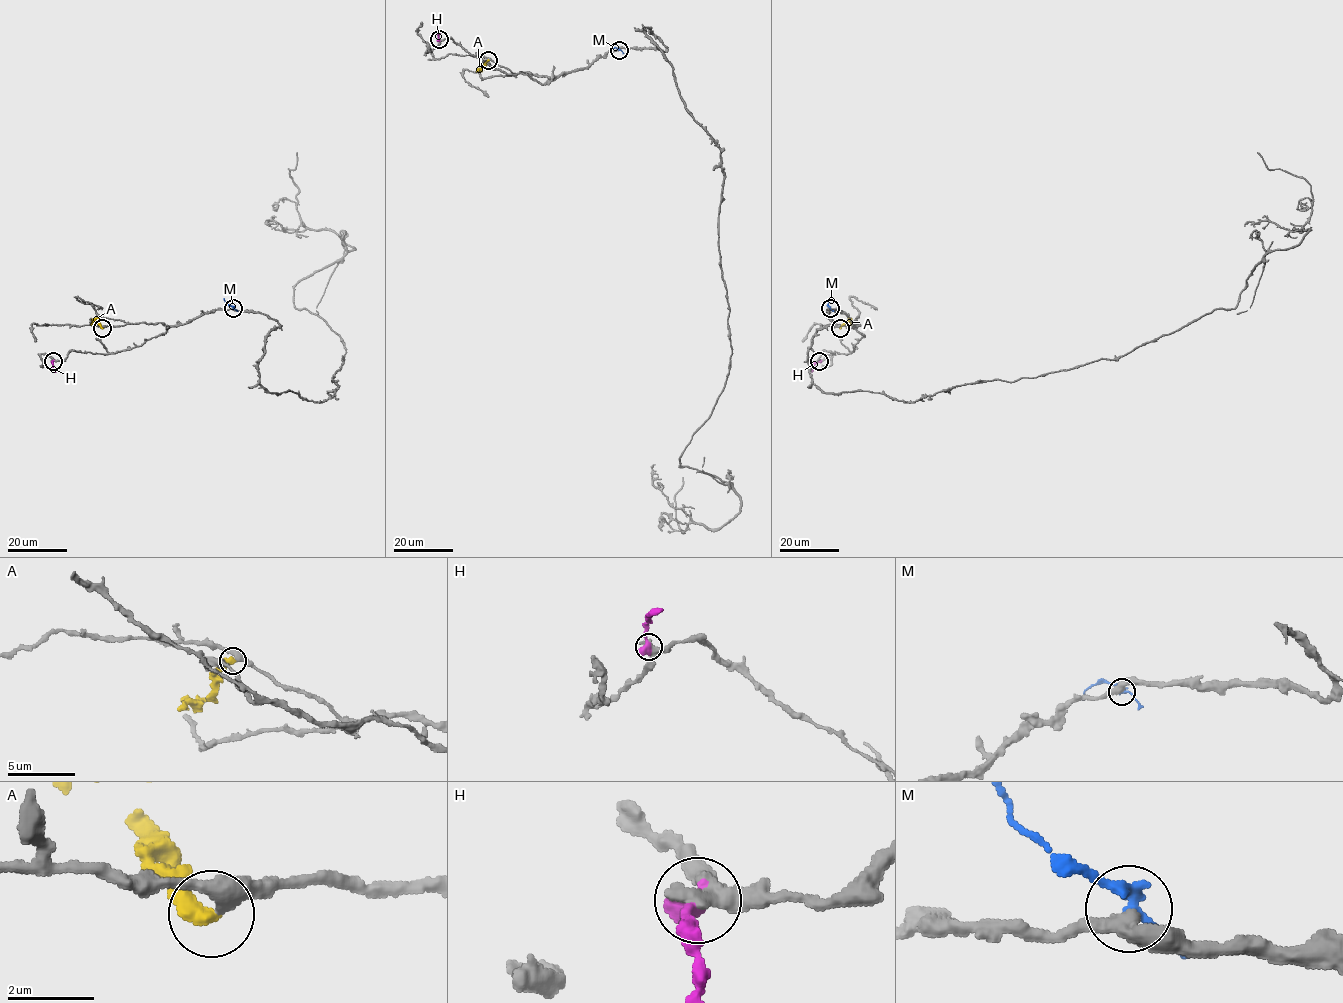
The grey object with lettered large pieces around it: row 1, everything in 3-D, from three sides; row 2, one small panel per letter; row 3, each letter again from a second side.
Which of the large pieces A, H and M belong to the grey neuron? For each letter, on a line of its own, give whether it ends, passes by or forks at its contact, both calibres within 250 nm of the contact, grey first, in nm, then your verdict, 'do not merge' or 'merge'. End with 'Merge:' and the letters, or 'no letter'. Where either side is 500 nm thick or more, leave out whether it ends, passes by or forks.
A: it ends; calibres 360 and 460 nm; do not merge
H: calibres 400 and 600 nm; do not merge
M: it passes by; calibres 360 and 240 nm; do not merge
Merge: no letter

